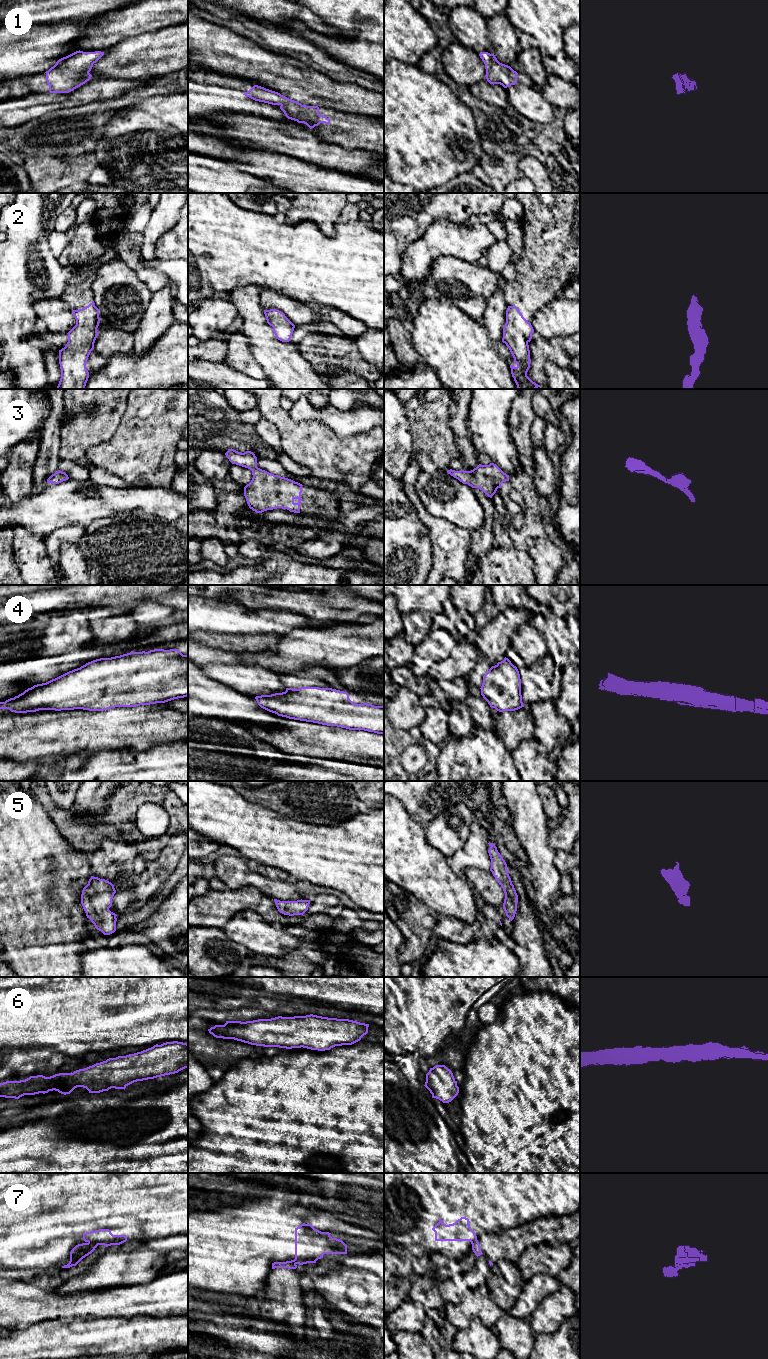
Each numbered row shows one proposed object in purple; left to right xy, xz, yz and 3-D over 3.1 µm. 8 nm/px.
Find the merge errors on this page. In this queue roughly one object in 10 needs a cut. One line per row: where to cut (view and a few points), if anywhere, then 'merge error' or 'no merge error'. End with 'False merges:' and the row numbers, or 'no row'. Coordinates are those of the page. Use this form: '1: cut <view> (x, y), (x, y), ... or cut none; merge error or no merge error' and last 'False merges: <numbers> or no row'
1: cut none; no merge error
2: cut none; no merge error
3: cut none; no merge error
4: cut none; no merge error
5: cut none; no merge error
6: cut none; no merge error
7: cut xy (88, 1241), (97, 1245); merge error
False merges: 7

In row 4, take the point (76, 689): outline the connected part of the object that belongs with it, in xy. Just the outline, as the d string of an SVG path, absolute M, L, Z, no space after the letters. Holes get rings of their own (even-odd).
M154 649L148 652L131 651L130 653L123 654L120 656L93 660L81 666L80 668L69 671L46 683L34 685L33 687L28 688L23 693L19 694L18 696L15 696L14 698L10 698L5 702L0 702L0 709L9 709L11 712L15 712L15 713L36 712L39 710L61 711L61 710L74 710L74 709L83 709L89 711L104 711L115 707L136 707L140 705L165 703L174 699L184 698L187 696L188 696L188 655L183 655L178 649L170 649L170 650Z

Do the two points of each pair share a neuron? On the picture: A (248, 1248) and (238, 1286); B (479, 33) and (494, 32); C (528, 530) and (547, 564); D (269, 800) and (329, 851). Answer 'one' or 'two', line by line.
A: one
B: two
C: one
D: two

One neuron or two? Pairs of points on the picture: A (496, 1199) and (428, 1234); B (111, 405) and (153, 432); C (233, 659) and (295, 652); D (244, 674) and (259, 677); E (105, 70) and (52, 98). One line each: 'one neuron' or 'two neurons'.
A: one neuron
B: two neurons
C: one neuron
D: one neuron
E: two neurons

